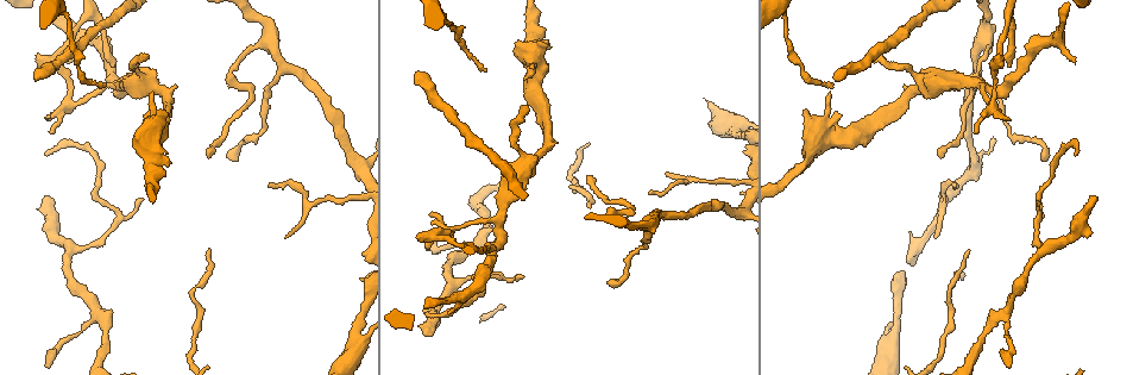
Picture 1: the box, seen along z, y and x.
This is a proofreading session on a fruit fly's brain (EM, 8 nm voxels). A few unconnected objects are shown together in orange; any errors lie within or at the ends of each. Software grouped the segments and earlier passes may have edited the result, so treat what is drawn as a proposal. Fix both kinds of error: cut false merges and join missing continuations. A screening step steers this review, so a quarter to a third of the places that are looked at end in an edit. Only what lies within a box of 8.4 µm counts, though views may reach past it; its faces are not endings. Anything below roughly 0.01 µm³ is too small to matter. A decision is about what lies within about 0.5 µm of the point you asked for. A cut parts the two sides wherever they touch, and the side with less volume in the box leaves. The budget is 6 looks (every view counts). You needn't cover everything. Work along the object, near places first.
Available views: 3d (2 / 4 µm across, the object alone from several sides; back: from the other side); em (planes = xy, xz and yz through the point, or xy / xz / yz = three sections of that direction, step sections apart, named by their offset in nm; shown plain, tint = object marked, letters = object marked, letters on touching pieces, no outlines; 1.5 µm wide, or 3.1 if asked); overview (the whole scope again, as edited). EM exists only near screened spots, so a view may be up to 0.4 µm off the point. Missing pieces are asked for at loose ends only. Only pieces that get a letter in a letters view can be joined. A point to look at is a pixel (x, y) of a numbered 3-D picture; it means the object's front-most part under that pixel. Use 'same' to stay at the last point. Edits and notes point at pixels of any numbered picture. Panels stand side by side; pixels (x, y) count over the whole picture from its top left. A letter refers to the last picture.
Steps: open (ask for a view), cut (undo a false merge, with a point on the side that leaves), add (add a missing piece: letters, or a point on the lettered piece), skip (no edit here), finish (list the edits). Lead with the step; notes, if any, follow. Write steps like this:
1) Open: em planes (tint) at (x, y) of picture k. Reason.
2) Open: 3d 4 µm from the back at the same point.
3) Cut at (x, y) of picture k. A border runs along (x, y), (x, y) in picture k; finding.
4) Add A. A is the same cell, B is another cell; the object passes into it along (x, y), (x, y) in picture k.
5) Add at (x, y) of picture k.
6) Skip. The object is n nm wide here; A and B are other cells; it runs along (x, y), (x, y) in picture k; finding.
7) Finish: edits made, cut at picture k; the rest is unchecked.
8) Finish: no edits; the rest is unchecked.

Open: em xy step 8 (plain) at (209, 249) of picture 1. Tapers out.

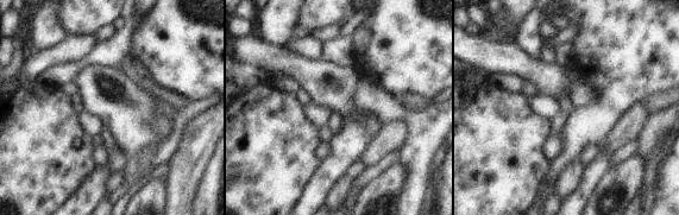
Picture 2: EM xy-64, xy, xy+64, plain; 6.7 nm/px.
Open: em xy step 8 (letters) at the same point. See the neighbours.

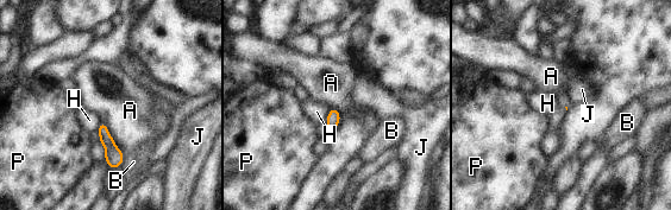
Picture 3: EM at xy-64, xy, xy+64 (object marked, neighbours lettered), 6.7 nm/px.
Skip. A, B, H, J and P are other cells; none of them fits.

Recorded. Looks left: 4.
Open: em yz step 8 (tint) at (497, 275) of picture 1. Abrupt turn.

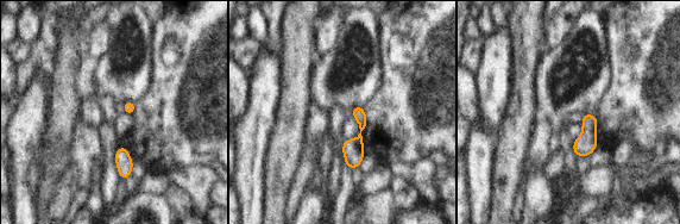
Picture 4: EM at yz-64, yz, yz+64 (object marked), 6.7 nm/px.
Open: em planes (letters) at the same point. Another direction.

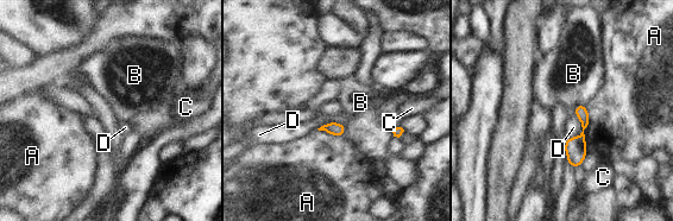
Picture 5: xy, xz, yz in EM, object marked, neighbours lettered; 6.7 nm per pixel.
Skip. The object is 90 nm wide here; A, B, C and D are other cells; a border runs along (576, 114), (582, 131), (567, 138) in picture 5; all the same neuron.

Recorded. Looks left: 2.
Finish: no edits; the rest is unchecked.

